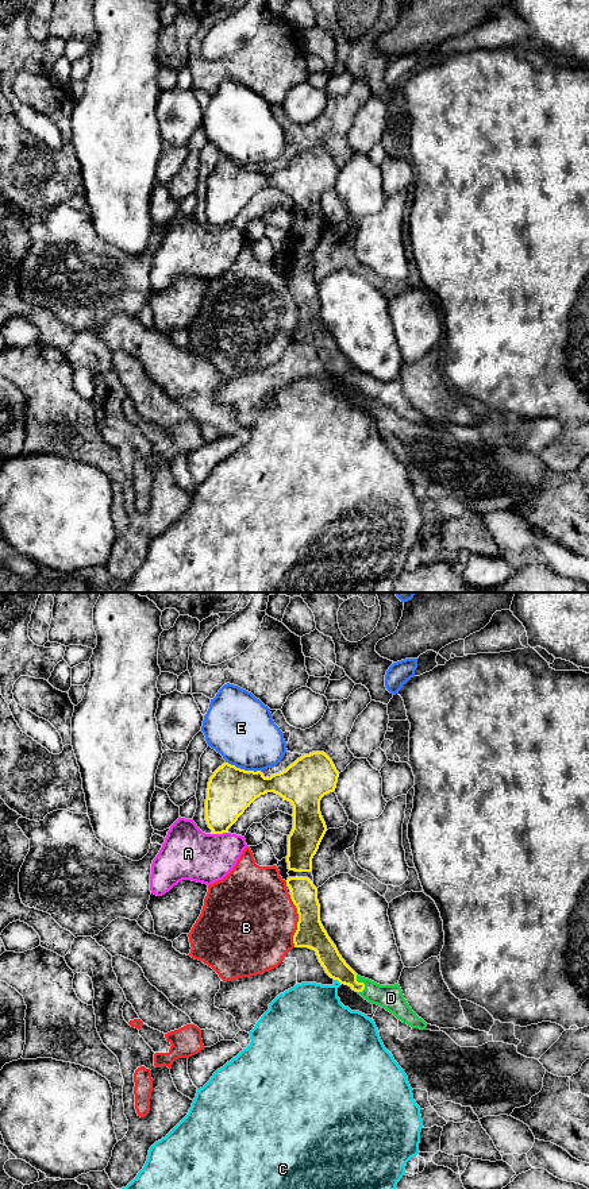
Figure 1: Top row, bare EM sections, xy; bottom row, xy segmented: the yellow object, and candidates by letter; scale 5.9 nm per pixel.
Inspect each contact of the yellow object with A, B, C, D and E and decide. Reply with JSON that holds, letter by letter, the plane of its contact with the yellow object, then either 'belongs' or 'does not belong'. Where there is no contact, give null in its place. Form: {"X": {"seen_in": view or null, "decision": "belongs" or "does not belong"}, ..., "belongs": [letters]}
{"A": {"seen_in": "xy", "decision": "does not belong"}, "B": {"seen_in": "xy", "decision": "does not belong"}, "C": {"seen_in": "xy", "decision": "does not belong"}, "D": {"seen_in": "xy", "decision": "belongs"}, "E": {"seen_in": "xy", "decision": "does not belong"}, "belongs": ["D"]}

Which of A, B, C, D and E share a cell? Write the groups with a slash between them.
A / B / C / D / E

